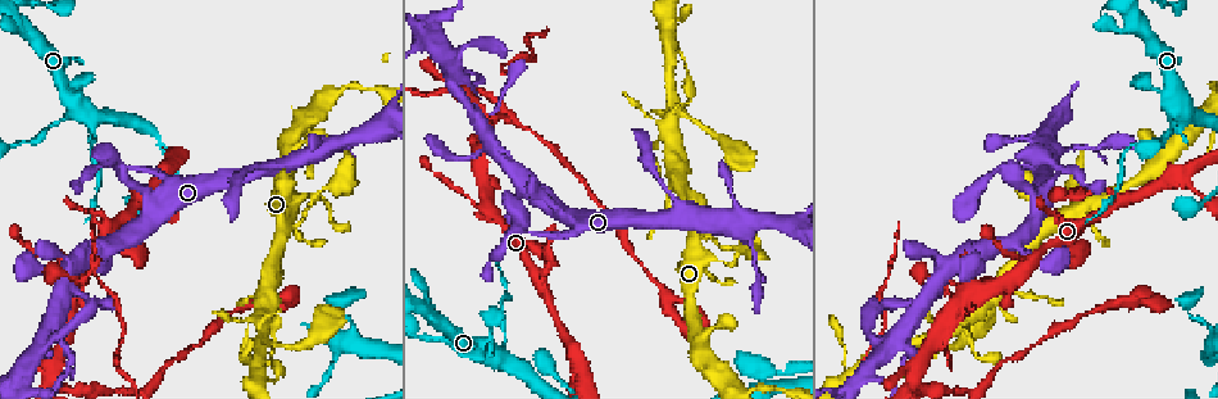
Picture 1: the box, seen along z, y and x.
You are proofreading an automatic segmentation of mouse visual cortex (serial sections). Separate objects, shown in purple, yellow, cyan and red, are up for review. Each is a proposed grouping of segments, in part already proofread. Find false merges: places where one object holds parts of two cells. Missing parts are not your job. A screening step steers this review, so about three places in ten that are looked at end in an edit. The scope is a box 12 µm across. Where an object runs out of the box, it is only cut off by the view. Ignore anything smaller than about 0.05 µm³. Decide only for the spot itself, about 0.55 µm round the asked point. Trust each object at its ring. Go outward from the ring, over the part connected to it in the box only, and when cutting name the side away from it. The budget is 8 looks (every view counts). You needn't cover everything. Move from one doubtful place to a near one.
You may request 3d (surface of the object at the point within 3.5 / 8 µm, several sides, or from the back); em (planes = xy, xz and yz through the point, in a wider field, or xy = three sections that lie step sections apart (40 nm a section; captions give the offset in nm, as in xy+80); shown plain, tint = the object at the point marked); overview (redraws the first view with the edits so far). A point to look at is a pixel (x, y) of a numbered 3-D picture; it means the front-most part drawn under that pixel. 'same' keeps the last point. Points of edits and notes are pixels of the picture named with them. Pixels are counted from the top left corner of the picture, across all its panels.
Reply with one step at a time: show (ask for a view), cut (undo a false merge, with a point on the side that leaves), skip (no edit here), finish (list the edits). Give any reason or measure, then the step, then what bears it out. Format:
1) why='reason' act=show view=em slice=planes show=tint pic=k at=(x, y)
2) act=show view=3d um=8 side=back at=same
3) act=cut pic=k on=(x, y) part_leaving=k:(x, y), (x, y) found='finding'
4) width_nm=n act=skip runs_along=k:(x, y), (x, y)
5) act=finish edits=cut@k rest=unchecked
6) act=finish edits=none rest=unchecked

why='abrupt turn' act=show view=3d um=3.5 pic=1 at=(680, 217)

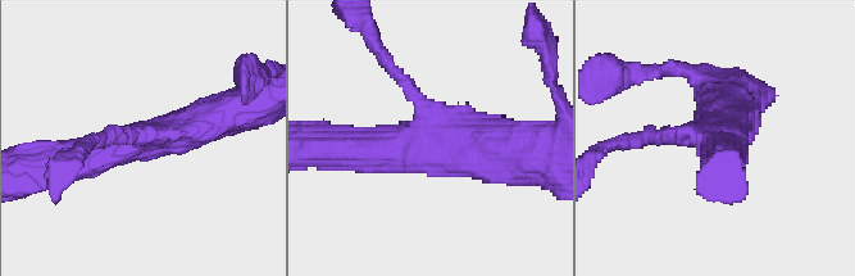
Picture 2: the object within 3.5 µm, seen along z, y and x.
act=show view=em slice=xy step=5 show=tint pic=2 at=(142, 141)

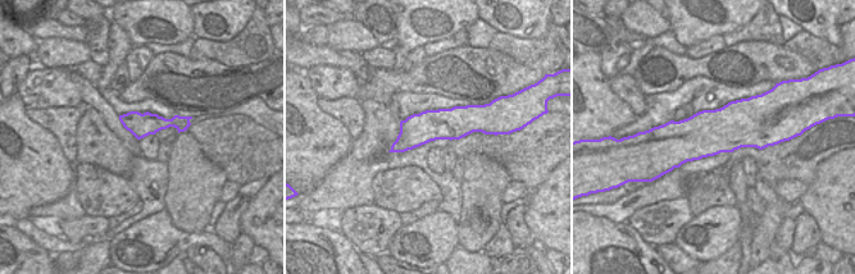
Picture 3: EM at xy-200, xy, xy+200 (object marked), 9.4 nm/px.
why='another direction' act=show view=em slice=xy step=3 show=tint at=same

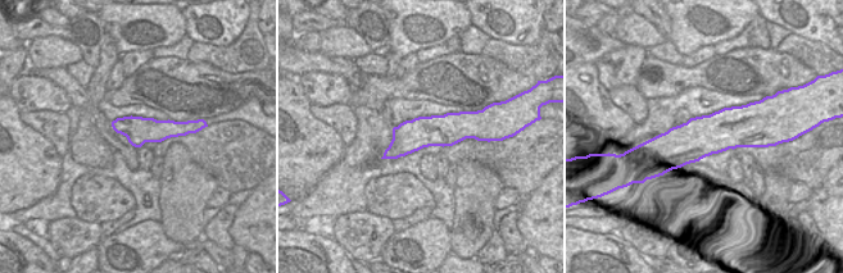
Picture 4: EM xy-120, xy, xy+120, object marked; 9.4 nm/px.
act=skip runs_along=2:(57, 162), (176, 135), (218, 114) found='one cell here'

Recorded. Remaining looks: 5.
why='sharp bend' act=show view=3d um=3.5 pic=1 at=(911, 378)

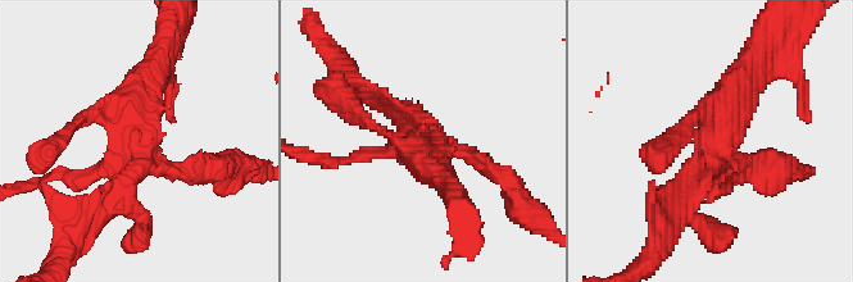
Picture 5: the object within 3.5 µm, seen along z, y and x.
act=show view=em slice=planes show=tint pic=5 at=(127, 134)

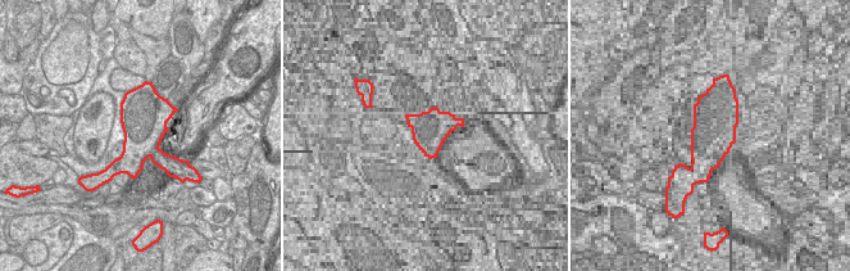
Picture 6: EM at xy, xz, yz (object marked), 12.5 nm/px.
act=cut pic=5 on=(733, 167) part_leaving=5:(712, 167), (726, 174), (775, 167) found='a second cell is stuck on'

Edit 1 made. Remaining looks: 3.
why='redraw' act=show view=overview

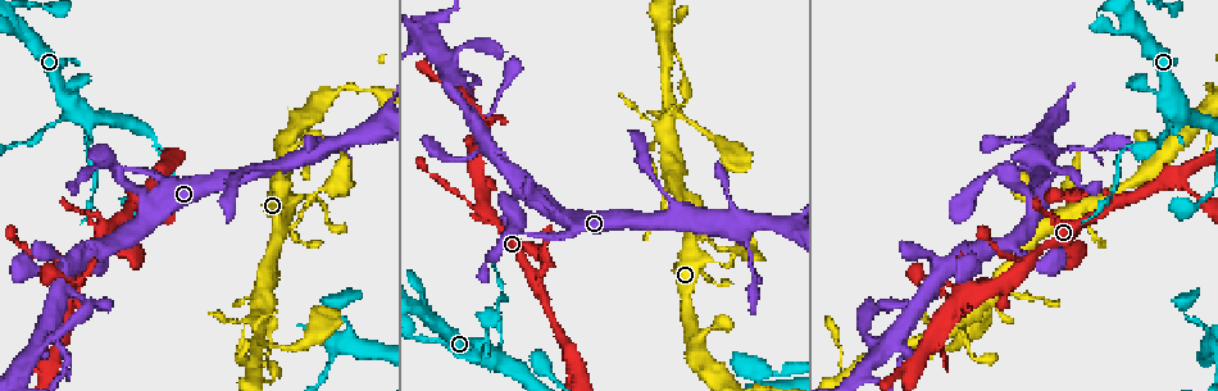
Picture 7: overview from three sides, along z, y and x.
why='sudden change in width' act=show view=3d um=8 pic=7 at=(501, 346)

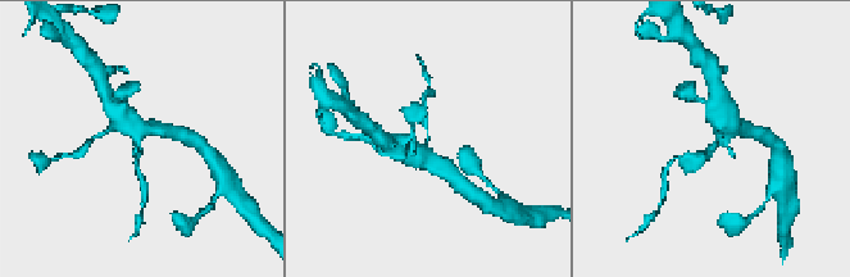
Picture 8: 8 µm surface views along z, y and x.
why='zoom in' act=show view=3d um=3.5 pic=8 at=(140, 144)

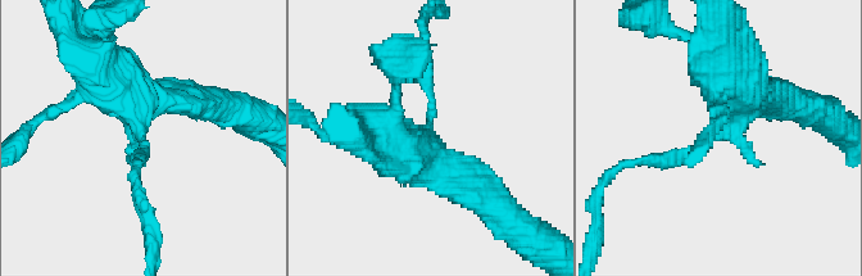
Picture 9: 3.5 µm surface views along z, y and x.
act=cut pic=9 on=(658, 163) part_leaving=9:(689, 149), (626, 161), (609, 176) found='a second cell is stuck on'

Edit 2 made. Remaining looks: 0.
act=finish edits=cut@5,cut@9 rest=unchecked

